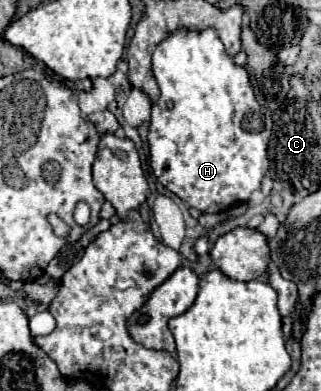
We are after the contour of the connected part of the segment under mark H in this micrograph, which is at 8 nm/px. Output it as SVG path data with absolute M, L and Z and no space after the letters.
M177 28L173 30L153 52L153 74L155 80L161 88L161 96L157 102L153 102L151 106L151 122L149 122L149 134L147 134L147 142L149 142L149 160L151 160L151 168L153 174L157 176L157 180L173 194L177 194L181 200L185 200L189 206L205 212L205 214L215 214L215 212L225 212L235 204L243 204L249 200L249 196L255 190L261 190L261 180L269 170L269 158L267 158L267 144L269 144L269 136L271 136L271 128L273 128L273 120L271 120L271 112L269 108L261 106L255 98L253 92L253 84L251 84L251 76L247 66L239 66L235 64L233 56L229 56L225 52L225 46L221 44L221 38L217 36L215 28L203 28L203 30L191 30L191 28Z

